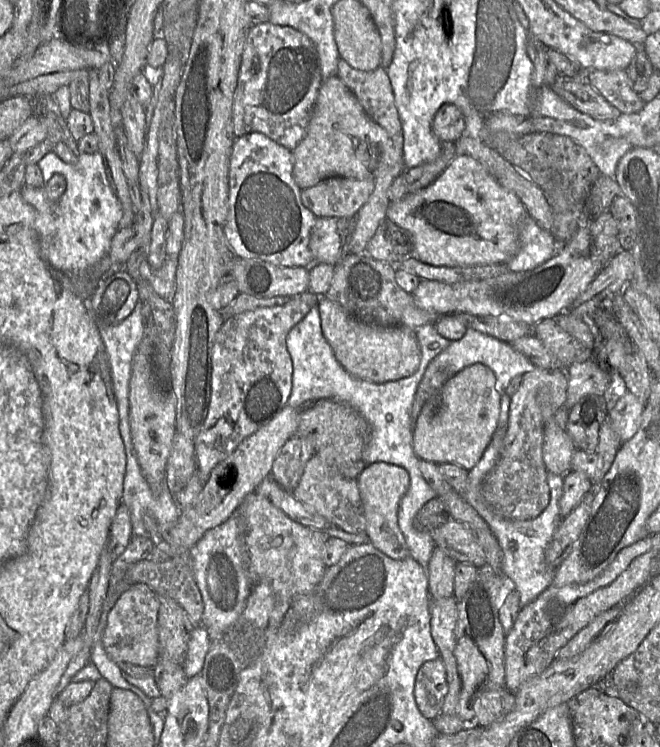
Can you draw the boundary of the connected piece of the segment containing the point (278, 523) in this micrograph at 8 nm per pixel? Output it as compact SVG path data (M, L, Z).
M271 477L265 478L259 486L240 504L235 513L243 517L245 523L245 544L248 555L248 571L254 583L267 582L276 597L279 594L296 596L311 591L323 578L326 566L322 560L322 550L328 539L324 530L307 527L291 519L283 511L275 507L269 499L269 492L277 485Z

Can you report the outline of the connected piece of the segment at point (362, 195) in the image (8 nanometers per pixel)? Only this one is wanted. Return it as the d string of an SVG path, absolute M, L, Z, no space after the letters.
M328 177L301 191L301 201L317 218L354 220L375 187L374 179Z

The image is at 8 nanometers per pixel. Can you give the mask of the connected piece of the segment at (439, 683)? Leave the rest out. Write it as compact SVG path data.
M441 657L423 663L414 687L415 701L421 714L431 721L437 718L447 693L447 673Z

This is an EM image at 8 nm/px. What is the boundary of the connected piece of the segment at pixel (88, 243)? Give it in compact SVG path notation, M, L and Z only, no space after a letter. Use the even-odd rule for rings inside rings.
M50 151L37 165L45 185L54 174L61 174L66 180L66 190L56 204L47 200L45 187L24 185L21 190L23 199L36 212L35 229L40 252L45 260L51 260L55 266L82 276L107 256L123 215L121 203L109 183L103 156L100 152L83 152L76 163L69 164Z

